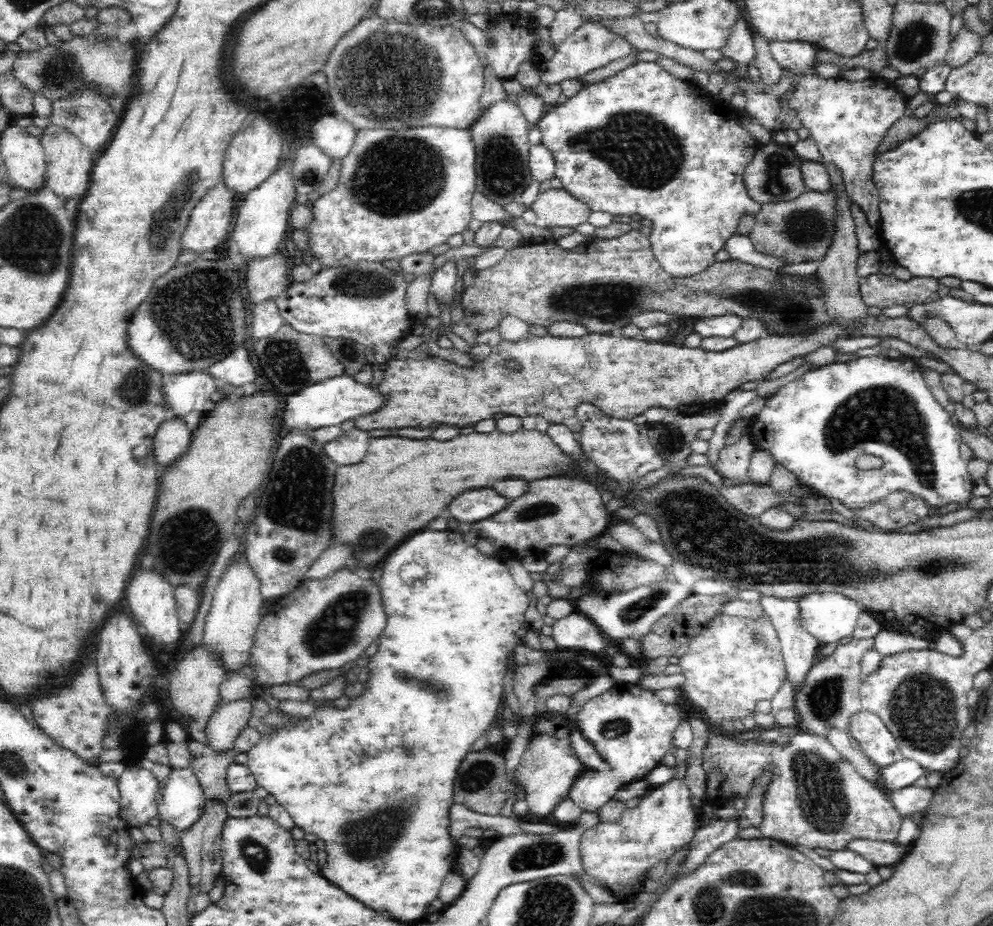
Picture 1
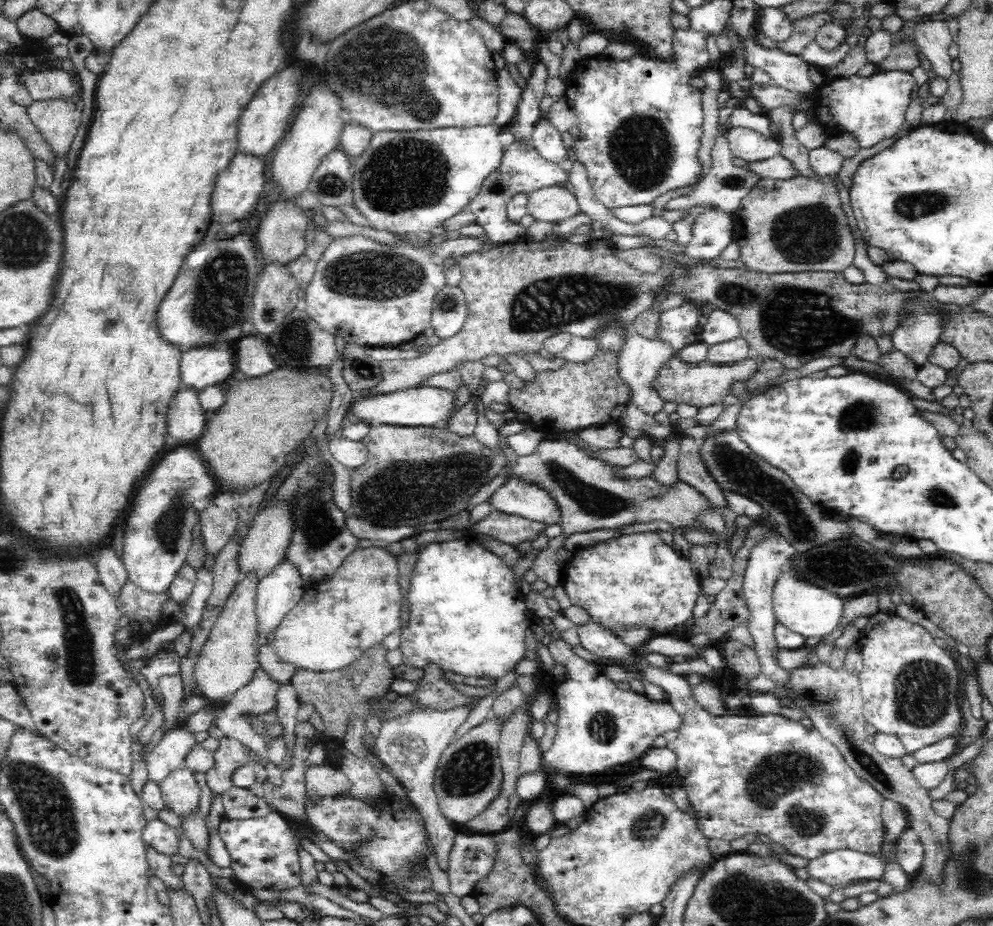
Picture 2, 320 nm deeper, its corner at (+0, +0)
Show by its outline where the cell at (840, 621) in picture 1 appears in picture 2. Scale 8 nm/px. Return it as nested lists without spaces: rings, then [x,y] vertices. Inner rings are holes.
[[[784,570],[774,586],[773,613],[778,622],[804,638],[824,638],[840,624],[844,616],[844,601],[833,592],[798,580],[794,571]]]

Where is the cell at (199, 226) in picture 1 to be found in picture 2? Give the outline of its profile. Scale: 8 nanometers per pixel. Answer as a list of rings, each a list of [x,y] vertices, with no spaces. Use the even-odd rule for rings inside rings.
[[[237,153],[228,168],[218,175],[210,199],[211,222],[232,224],[250,214],[260,192],[264,189],[264,159]]]

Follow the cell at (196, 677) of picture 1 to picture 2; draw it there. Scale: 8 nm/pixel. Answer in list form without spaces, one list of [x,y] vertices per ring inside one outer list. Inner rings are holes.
[[[248,578],[236,584],[226,600],[193,666],[195,692],[210,703],[227,699],[250,682],[258,668],[258,648],[255,646],[255,592],[259,582]]]

